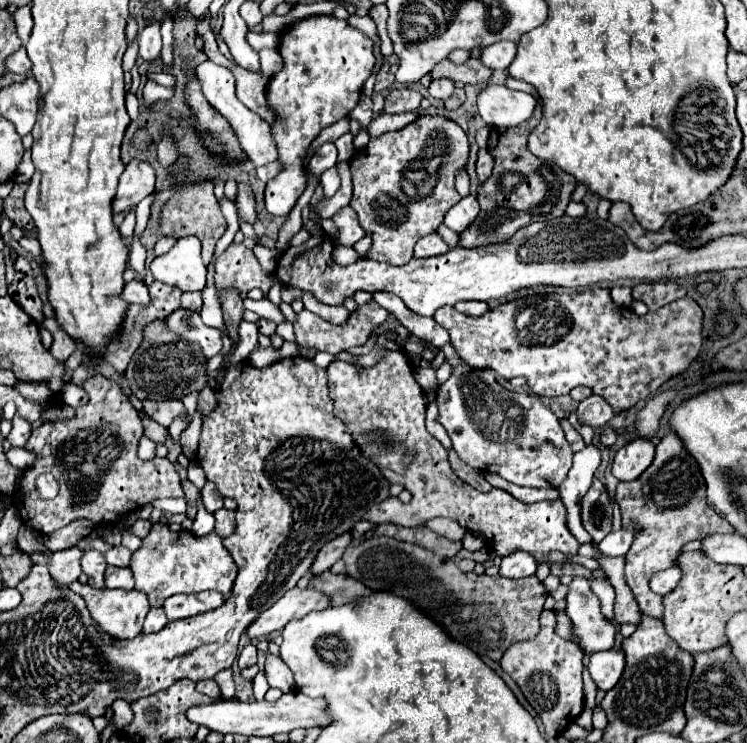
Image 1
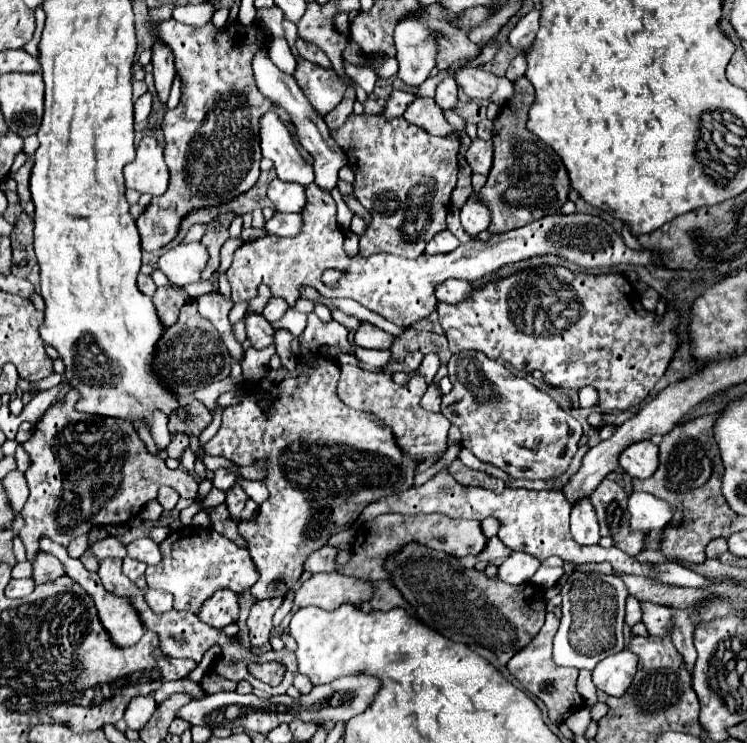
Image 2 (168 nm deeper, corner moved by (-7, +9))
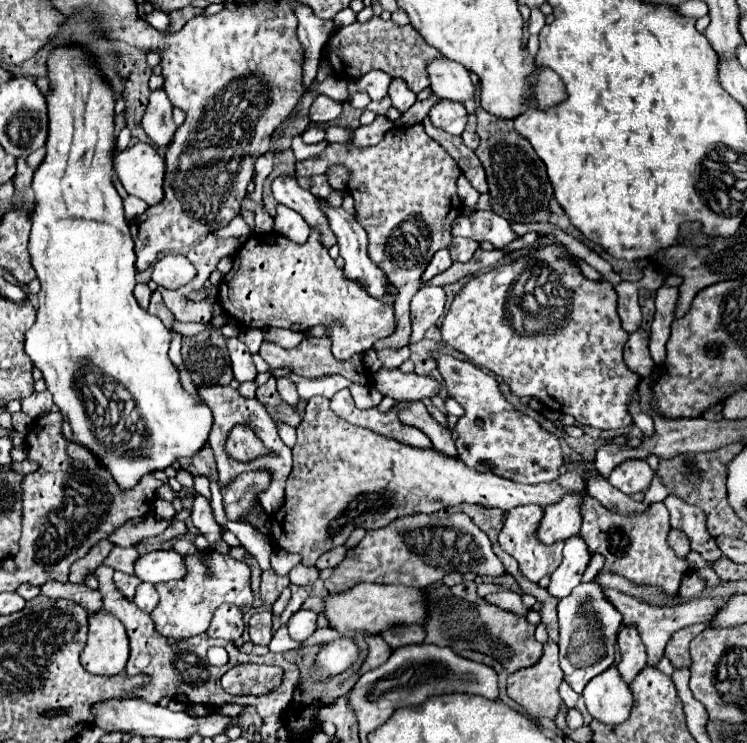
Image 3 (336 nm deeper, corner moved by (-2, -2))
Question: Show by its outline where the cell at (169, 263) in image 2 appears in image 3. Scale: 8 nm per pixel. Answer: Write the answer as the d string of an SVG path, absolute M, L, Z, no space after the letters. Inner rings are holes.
M182 254L162 256L152 270L152 280L168 290L178 290L196 276L194 264Z

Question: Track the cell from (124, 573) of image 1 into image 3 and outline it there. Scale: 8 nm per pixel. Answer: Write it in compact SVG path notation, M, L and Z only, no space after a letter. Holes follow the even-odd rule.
M114 572L114 582L116 586L122 590L122 594L132 600L134 594L136 594L136 588L142 584L142 580L138 576L132 576L132 574L124 574L124 572Z

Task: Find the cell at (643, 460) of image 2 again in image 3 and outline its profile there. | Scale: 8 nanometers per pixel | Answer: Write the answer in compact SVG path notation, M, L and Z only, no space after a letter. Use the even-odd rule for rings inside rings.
M624 460L624 464L618 464L612 470L608 482L624 494L636 494L636 492L646 492L652 478L654 470L648 466L646 460Z

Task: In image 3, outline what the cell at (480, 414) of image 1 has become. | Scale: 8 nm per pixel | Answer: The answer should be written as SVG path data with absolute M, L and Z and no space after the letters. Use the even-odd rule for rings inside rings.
M434 354L434 358L438 360L438 370L448 394L464 408L464 416L460 416L454 426L458 434L456 448L464 464L478 472L492 472L520 484L552 482L560 476L564 454L556 434L544 430L532 416L516 410L502 394L496 378L474 364L448 354Z

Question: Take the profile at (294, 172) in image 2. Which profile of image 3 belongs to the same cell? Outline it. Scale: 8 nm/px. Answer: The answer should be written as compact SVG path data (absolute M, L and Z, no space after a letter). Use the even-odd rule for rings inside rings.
M282 174L282 176L274 178L274 182L272 182L272 194L274 194L274 198L278 202L282 202L284 206L300 212L308 224L312 224L314 228L318 228L322 232L322 244L324 246L334 246L336 244L336 238L330 232L328 222L324 220L326 216L318 208L316 198L312 196L310 190L306 190L306 188L302 188L298 184L296 176Z

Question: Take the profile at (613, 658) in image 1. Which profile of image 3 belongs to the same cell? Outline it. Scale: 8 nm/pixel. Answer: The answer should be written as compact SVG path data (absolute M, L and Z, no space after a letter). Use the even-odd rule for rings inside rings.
M616 666L608 668L608 672L602 672L600 676L594 676L586 684L582 696L588 712L608 726L624 722L634 702L632 690L618 674Z

